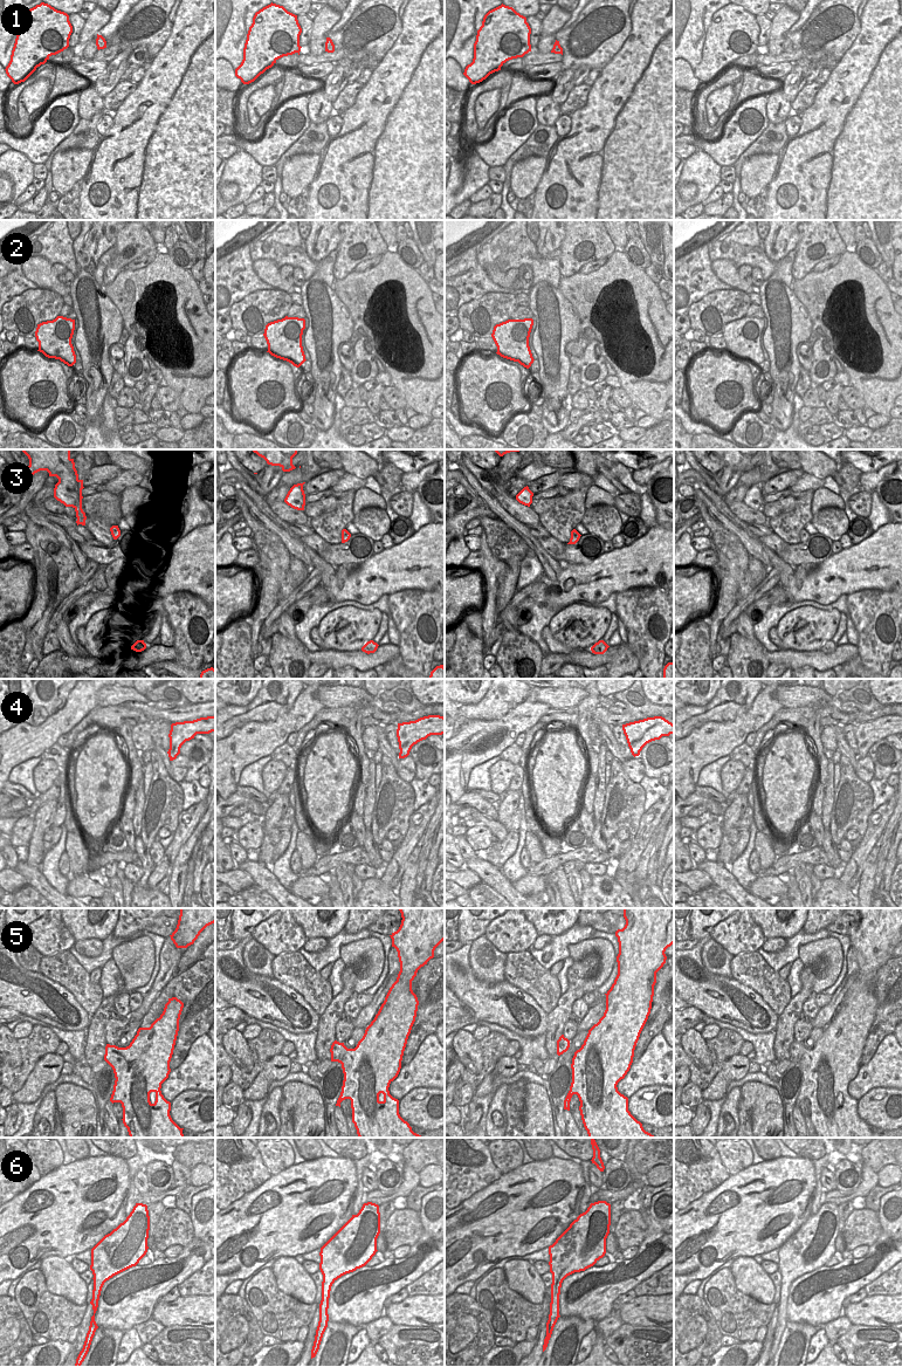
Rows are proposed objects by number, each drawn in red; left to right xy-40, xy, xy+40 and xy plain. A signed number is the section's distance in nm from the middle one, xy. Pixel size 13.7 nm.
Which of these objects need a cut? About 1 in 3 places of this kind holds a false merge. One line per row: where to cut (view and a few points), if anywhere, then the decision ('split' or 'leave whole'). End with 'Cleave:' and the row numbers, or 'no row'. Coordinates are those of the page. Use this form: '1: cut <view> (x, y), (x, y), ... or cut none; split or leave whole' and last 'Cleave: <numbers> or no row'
1: cut none; leave whole
2: cut none; leave whole
3: cut none; leave whole
4: cut none; leave whole
5: cut none; leave whole
6: cut none; leave whole
Cleave: no row

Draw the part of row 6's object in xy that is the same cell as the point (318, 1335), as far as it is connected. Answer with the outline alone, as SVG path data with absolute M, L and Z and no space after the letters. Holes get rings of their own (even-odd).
M367 1202L321 1248L322 1300L311 1359L316 1356L328 1327L328 1308L332 1284L342 1276L365 1266L372 1259L378 1251L377 1238L379 1234L379 1205Z

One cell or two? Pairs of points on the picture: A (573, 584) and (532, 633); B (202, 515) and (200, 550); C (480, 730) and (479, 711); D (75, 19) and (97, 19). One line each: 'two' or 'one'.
A: two
B: two
C: two
D: two

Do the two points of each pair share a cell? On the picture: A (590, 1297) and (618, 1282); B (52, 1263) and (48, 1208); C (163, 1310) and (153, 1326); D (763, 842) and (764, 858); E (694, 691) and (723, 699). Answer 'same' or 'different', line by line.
A: same
B: different
C: different
D: same
E: different

